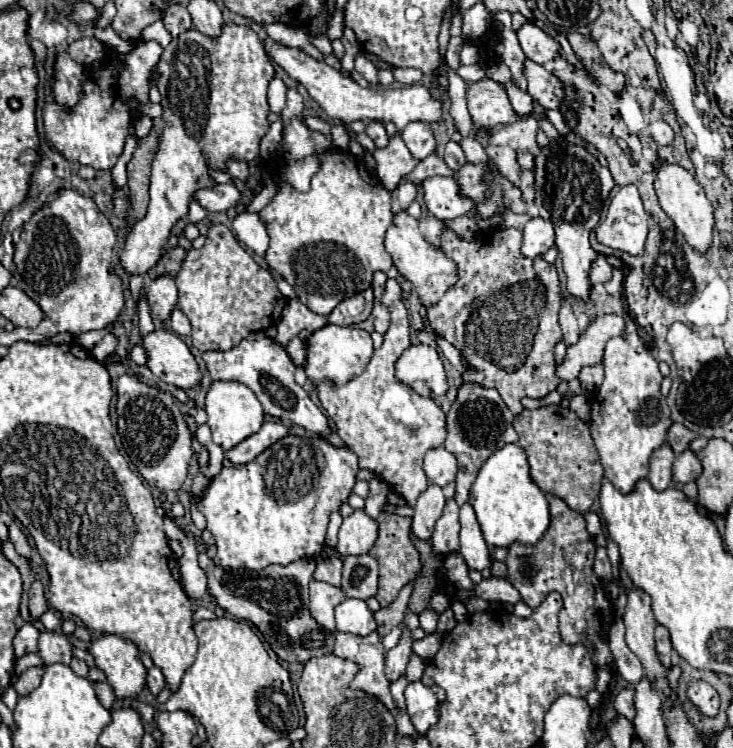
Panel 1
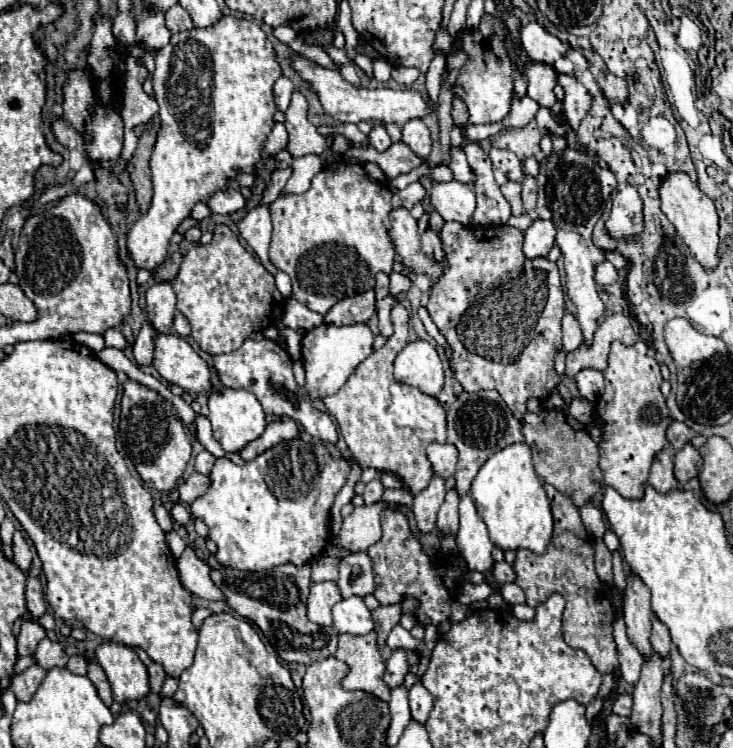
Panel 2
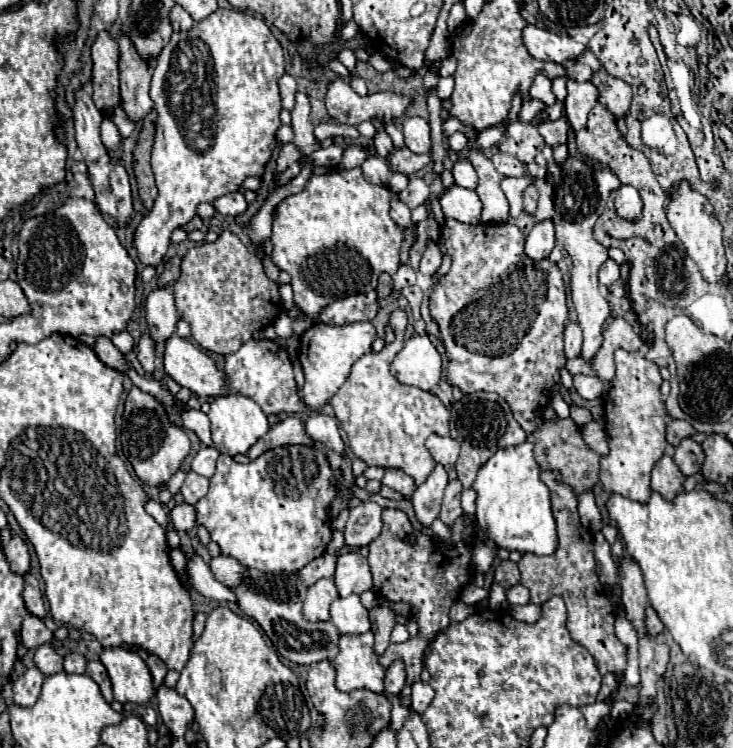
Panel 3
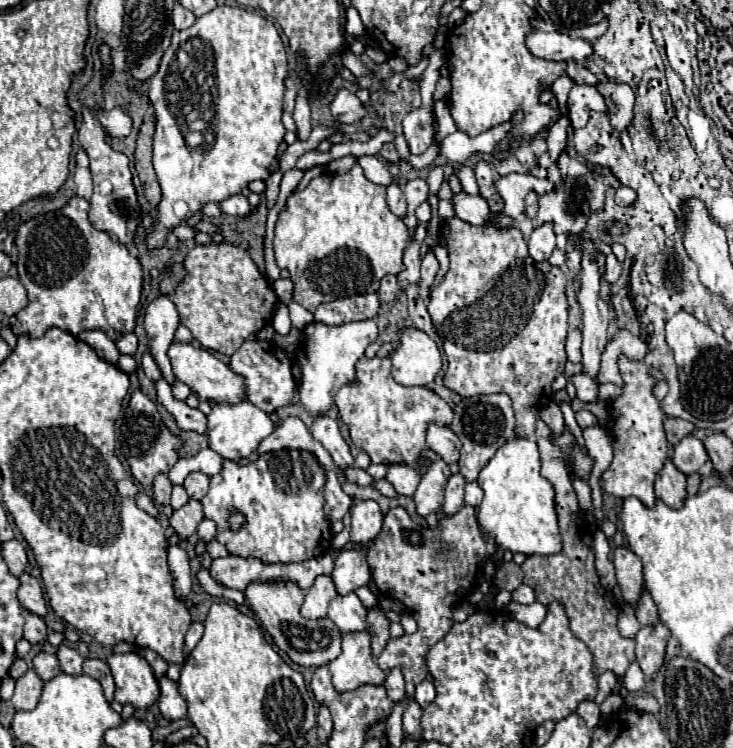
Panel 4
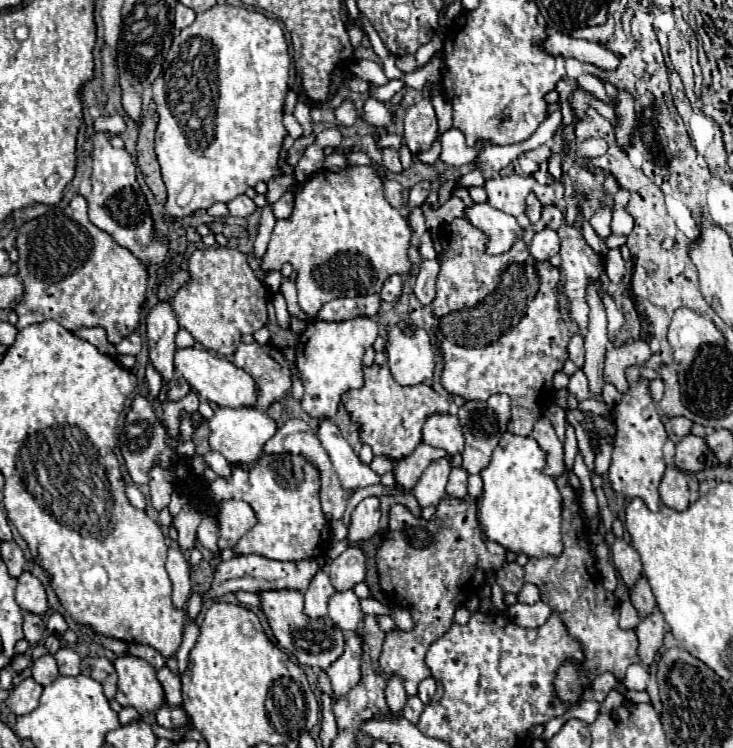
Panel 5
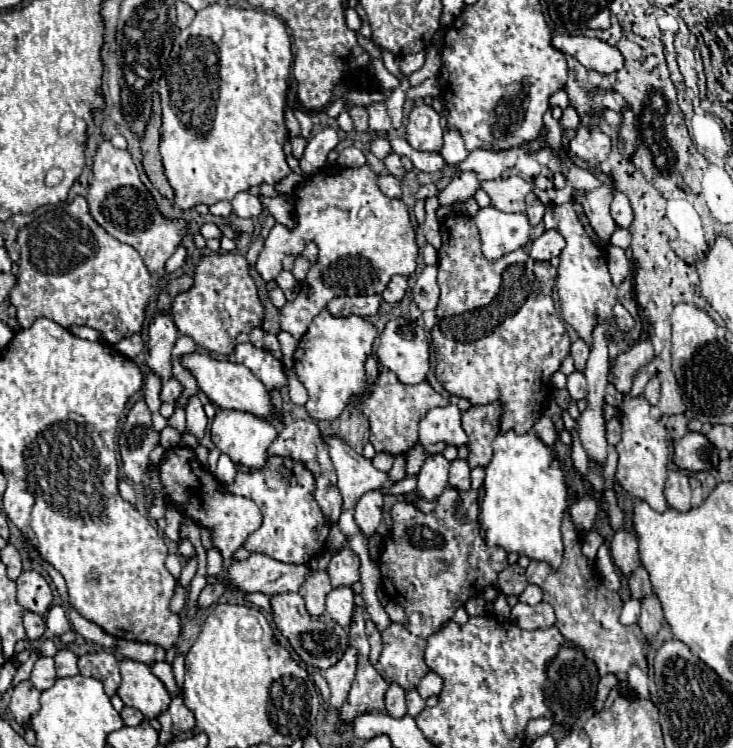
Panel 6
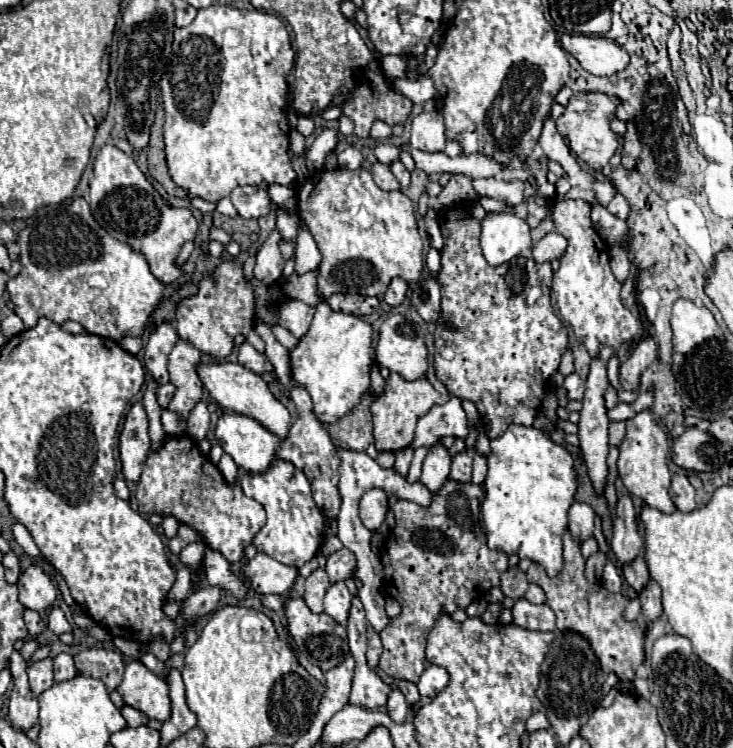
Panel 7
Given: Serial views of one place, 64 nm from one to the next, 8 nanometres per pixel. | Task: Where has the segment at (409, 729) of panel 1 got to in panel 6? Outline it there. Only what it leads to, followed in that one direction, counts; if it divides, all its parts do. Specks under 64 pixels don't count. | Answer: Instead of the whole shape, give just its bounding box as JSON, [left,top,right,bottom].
[324,646,356,712]

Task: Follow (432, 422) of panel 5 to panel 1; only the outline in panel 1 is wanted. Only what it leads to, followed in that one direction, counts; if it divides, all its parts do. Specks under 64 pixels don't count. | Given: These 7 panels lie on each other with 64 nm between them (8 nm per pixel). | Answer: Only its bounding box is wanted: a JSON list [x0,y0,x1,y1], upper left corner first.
[424,446,458,486]

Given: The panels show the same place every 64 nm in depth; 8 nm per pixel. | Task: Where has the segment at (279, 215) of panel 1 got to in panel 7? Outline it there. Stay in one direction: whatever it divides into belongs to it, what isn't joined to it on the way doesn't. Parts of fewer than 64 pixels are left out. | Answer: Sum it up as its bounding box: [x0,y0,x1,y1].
[254,168,424,338]

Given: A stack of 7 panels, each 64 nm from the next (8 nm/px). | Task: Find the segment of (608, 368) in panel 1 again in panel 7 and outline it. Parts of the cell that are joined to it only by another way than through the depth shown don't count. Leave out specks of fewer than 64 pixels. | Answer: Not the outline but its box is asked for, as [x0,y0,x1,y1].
[618,410,676,514]

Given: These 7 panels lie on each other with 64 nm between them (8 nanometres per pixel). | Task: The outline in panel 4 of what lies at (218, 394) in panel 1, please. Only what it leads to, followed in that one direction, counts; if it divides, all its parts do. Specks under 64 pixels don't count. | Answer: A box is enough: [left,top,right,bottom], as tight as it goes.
[208,400,274,460]

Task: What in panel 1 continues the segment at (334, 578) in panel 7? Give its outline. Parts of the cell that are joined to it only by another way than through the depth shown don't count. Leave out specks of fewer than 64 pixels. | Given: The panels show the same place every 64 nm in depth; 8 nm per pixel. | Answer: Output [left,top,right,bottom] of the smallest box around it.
[342,554,378,600]

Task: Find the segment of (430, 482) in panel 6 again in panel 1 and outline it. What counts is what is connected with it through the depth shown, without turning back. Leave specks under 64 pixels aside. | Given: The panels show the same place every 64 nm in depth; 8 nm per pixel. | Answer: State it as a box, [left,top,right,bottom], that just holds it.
[412,484,446,540]

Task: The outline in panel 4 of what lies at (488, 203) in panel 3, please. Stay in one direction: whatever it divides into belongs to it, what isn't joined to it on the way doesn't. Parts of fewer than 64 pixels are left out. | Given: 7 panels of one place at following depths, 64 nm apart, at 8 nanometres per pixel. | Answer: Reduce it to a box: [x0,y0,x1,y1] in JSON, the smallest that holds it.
[474,162,502,214]

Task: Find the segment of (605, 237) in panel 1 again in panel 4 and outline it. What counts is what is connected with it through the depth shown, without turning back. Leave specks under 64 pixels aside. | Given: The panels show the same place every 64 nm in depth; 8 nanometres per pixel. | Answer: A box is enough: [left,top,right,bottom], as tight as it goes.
[616,186,636,206]

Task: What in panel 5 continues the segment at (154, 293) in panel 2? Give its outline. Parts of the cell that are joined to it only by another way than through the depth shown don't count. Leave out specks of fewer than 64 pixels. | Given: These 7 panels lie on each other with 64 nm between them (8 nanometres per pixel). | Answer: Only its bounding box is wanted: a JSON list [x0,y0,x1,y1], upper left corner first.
[148,302,178,382]

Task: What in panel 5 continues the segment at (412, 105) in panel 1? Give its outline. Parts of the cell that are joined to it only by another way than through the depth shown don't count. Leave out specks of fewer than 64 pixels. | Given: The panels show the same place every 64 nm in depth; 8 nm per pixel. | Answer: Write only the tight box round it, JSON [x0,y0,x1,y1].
[334,100,358,126]

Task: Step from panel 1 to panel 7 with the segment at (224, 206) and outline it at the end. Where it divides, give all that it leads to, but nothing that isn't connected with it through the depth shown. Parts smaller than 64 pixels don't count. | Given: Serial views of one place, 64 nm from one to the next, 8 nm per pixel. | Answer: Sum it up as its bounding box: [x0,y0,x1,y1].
[230,186,274,218]

